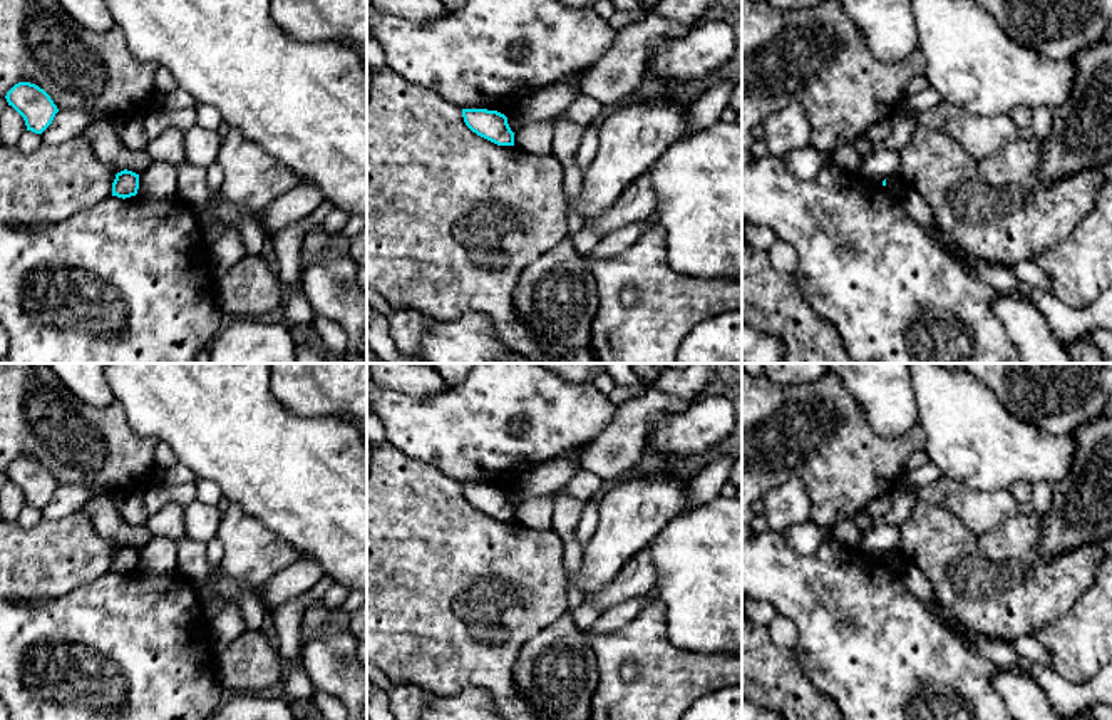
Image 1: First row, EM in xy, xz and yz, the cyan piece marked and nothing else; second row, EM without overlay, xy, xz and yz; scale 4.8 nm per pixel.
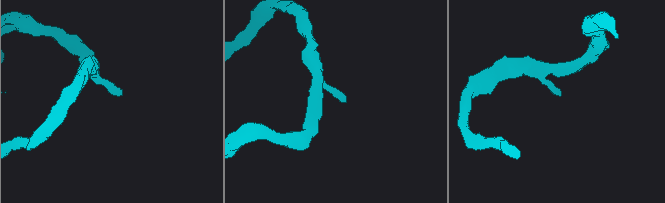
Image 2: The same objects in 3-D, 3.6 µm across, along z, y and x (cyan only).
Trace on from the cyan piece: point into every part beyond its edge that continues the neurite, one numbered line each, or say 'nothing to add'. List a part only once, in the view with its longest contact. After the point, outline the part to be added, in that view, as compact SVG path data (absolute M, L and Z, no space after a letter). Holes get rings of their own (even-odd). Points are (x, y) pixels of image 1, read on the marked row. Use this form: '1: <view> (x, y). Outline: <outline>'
nothing to add

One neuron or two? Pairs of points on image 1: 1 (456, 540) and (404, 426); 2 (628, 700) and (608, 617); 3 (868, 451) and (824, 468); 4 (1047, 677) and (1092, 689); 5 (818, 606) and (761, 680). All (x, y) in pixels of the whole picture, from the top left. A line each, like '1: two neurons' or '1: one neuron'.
1: two neurons
2: two neurons
3: one neuron
4: one neuron
5: two neurons

